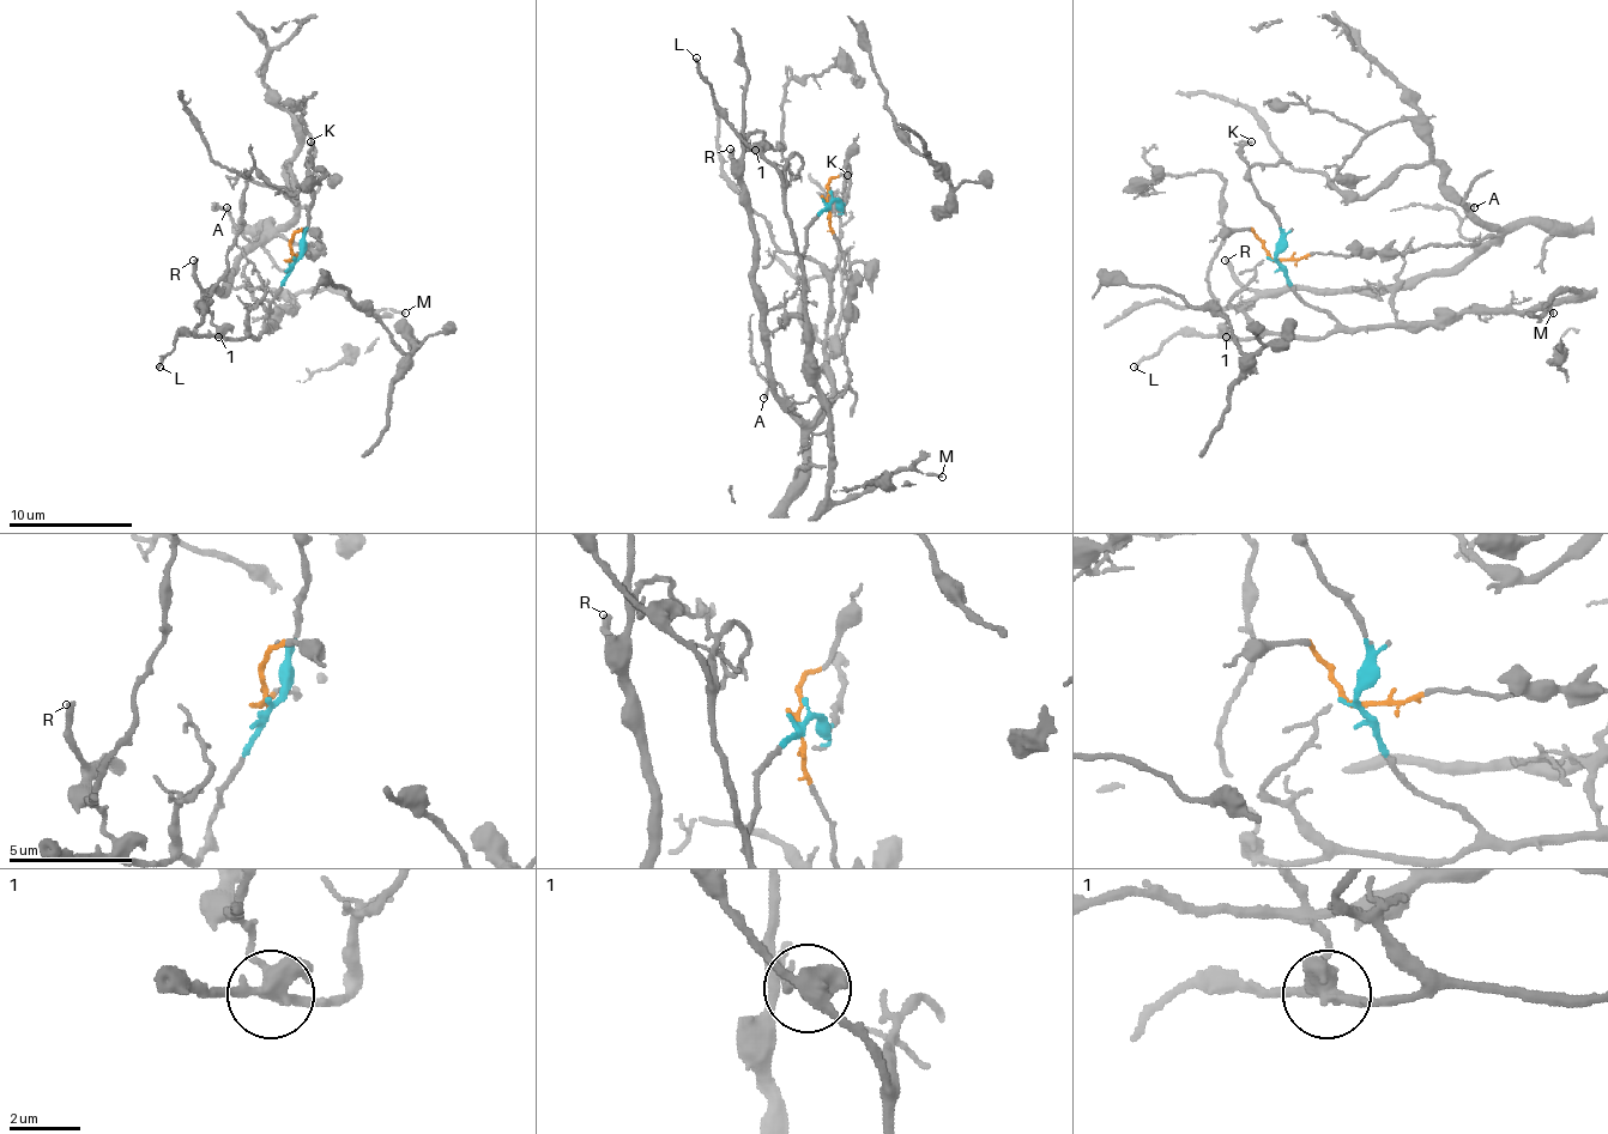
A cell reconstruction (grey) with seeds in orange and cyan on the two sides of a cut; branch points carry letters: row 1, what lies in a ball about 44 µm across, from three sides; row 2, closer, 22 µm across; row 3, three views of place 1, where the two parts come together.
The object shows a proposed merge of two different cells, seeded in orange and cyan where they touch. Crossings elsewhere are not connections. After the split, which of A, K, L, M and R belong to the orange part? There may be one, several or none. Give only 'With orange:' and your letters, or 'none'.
With orange: A, R

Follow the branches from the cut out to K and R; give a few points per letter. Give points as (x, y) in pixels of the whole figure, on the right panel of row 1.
K: (1268, 259), (1276, 253), (1280, 219), (1258, 194), (1249, 176), (1243, 149), (1252, 141)
R: (1270, 259), (1477, 244), (1497, 231), (1468, 262), (1356, 290), (1252, 290), (1225, 259)

